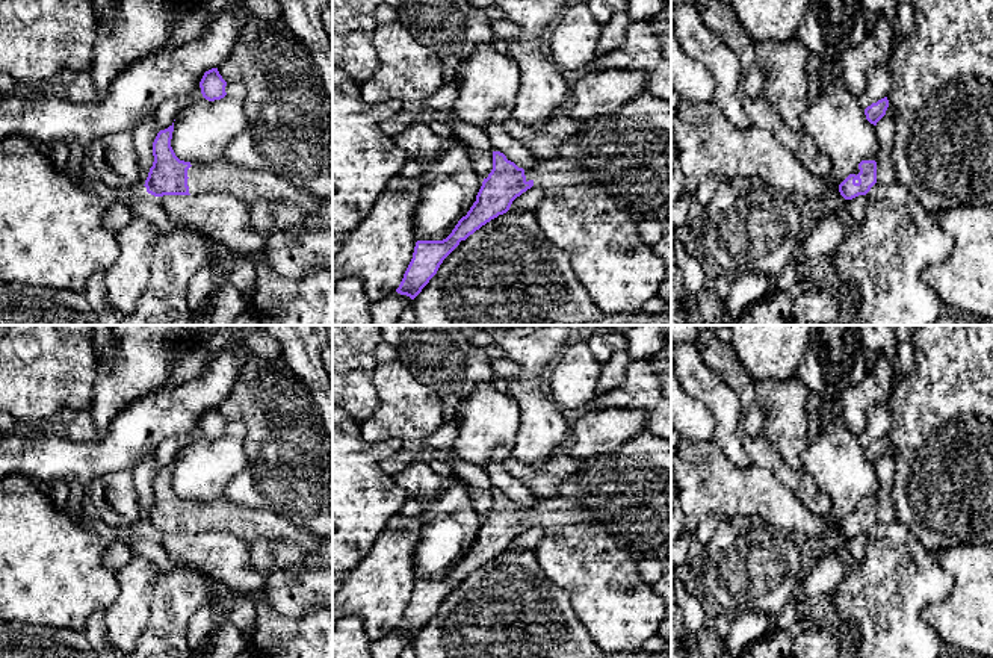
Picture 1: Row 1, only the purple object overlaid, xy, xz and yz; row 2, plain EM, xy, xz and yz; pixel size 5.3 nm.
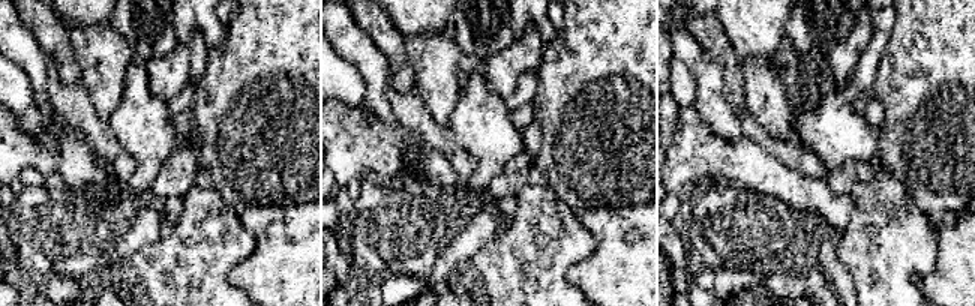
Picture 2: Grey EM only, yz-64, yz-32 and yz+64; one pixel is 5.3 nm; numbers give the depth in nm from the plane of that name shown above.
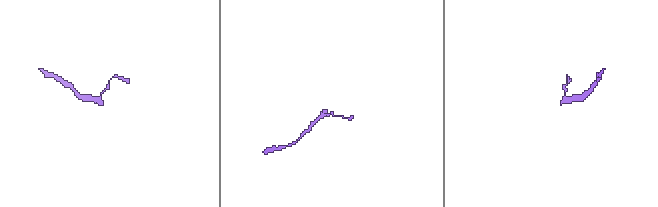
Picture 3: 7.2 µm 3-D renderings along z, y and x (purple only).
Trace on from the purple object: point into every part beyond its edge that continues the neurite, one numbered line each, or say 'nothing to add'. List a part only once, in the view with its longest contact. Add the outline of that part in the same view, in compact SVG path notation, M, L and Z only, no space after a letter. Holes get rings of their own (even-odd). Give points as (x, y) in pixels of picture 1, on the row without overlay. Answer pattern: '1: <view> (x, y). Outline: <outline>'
1: xy (219, 513). Outline: M224 496L209 501L190 501L187 525L190 534L222 529L245 542L255 537L277 535L299 545L305 554L320 548L323 542L307 529L301 529L272 511L237 505Z

